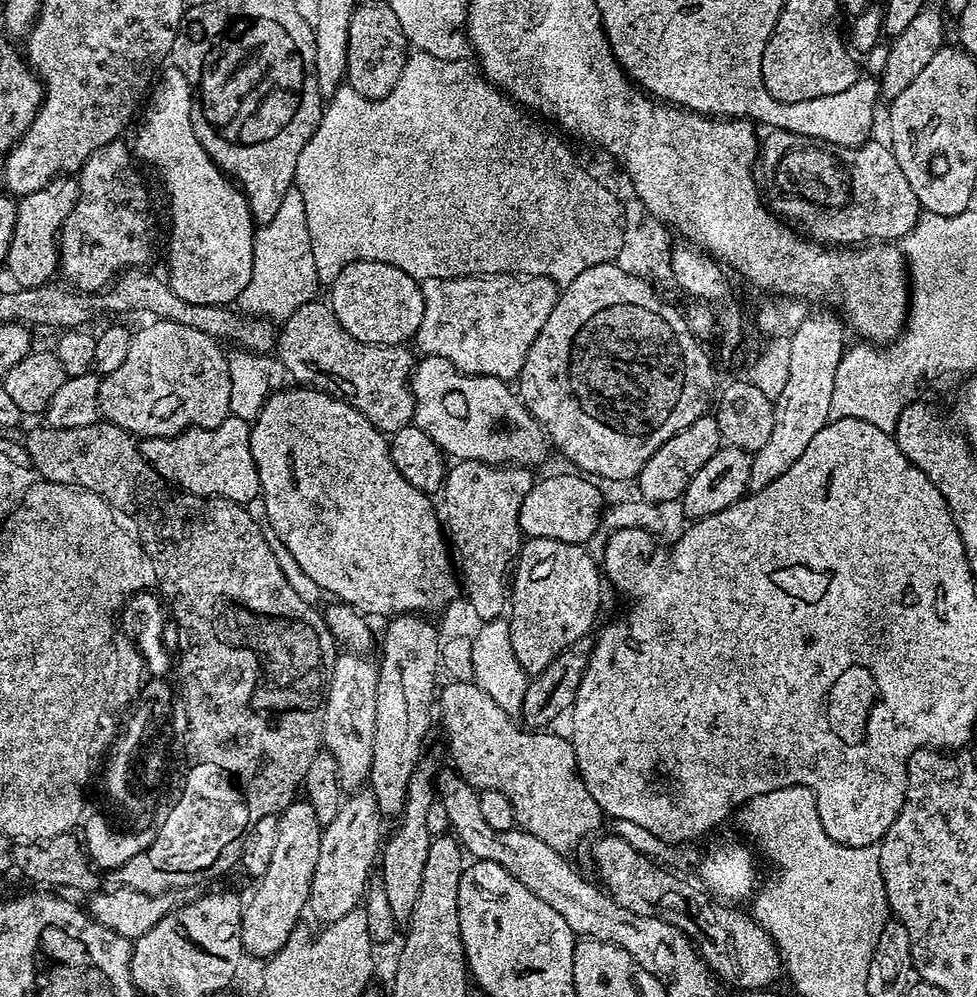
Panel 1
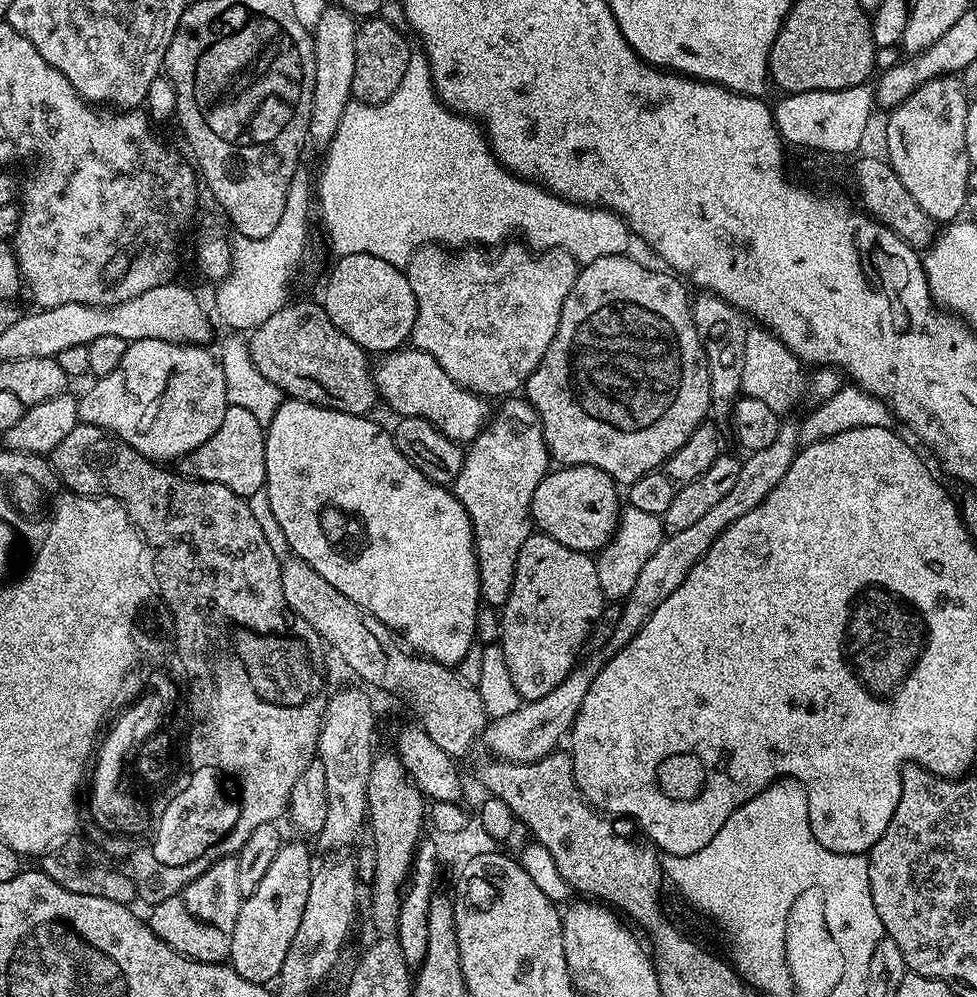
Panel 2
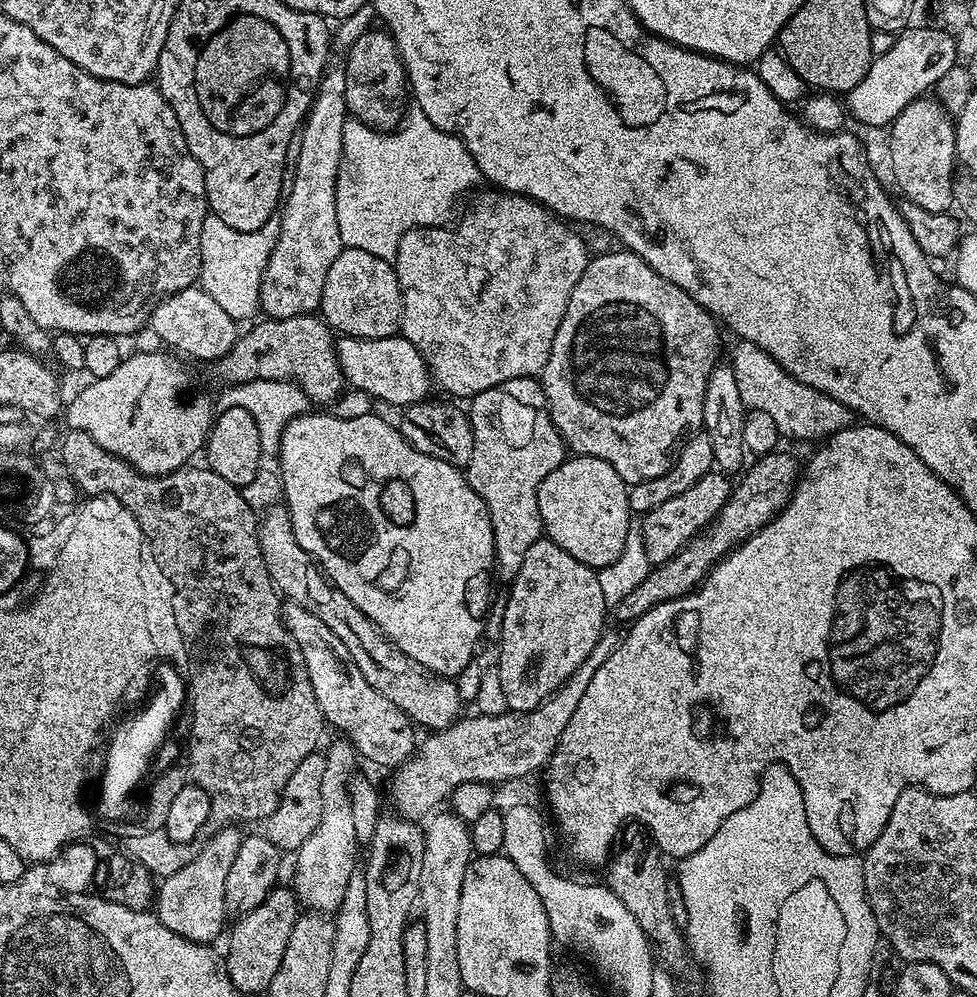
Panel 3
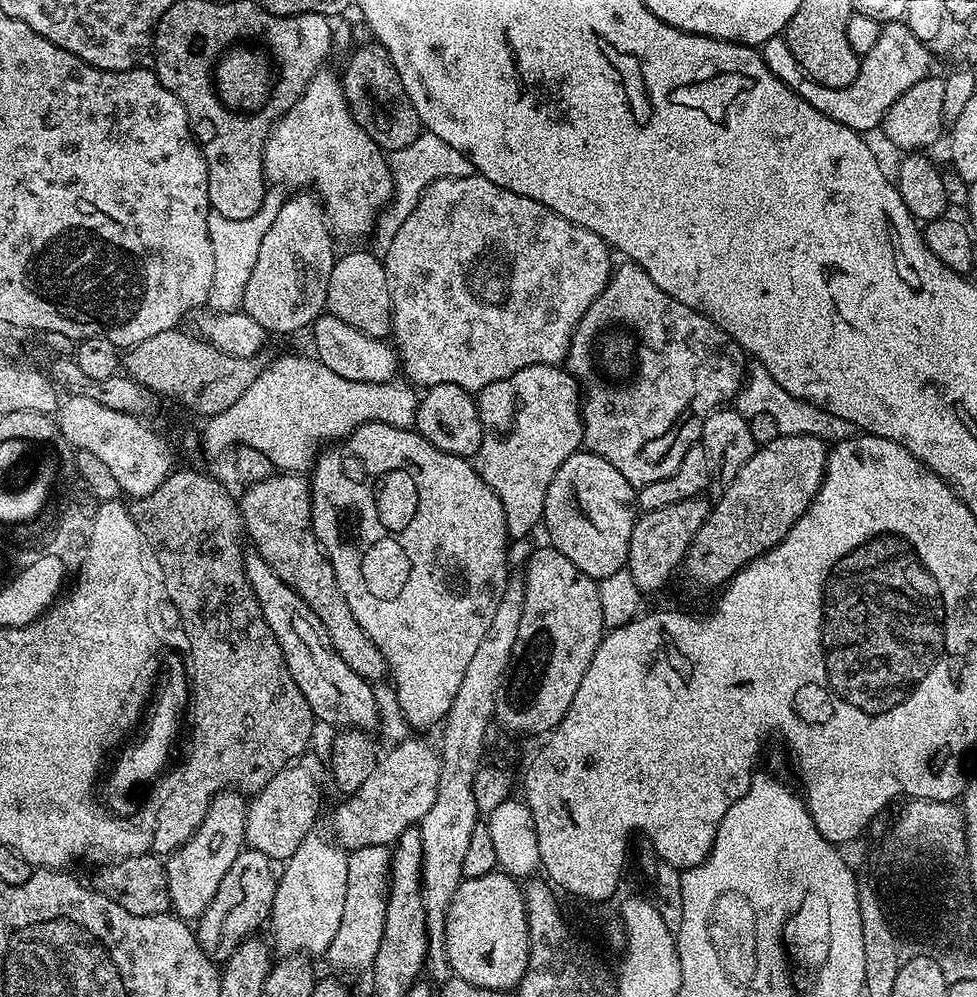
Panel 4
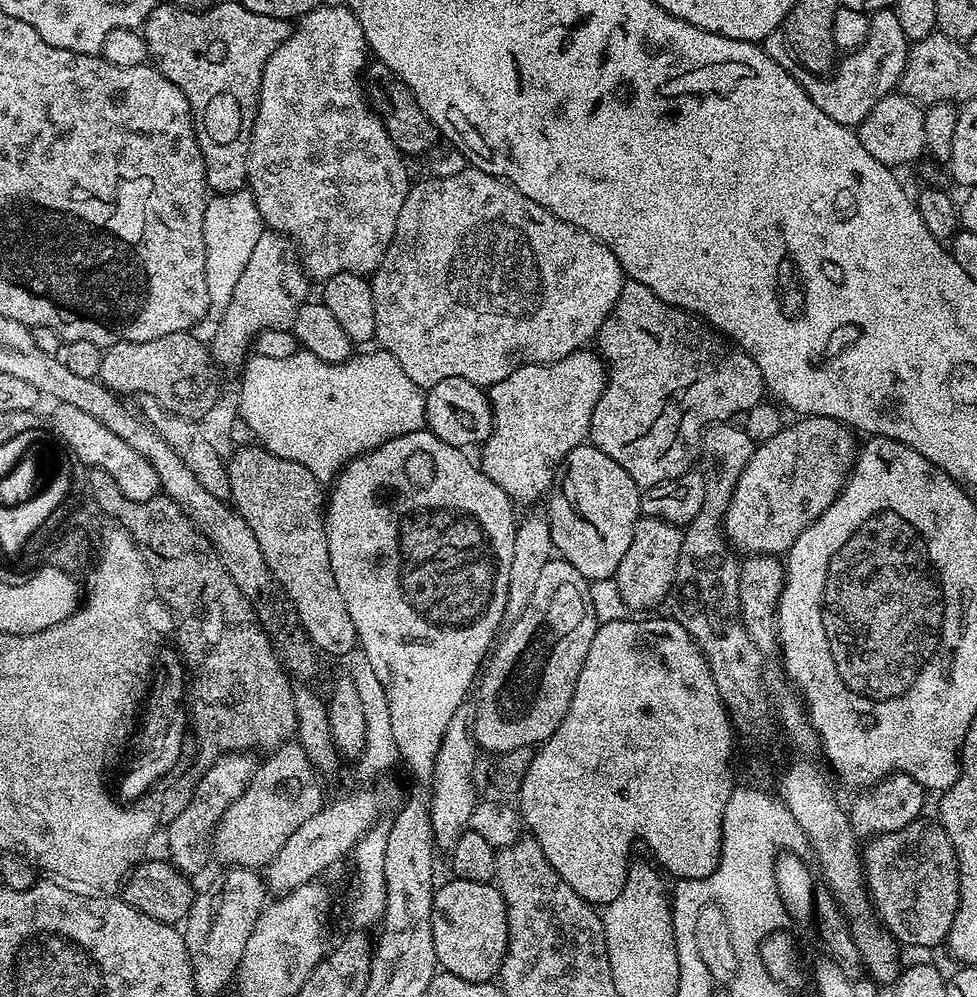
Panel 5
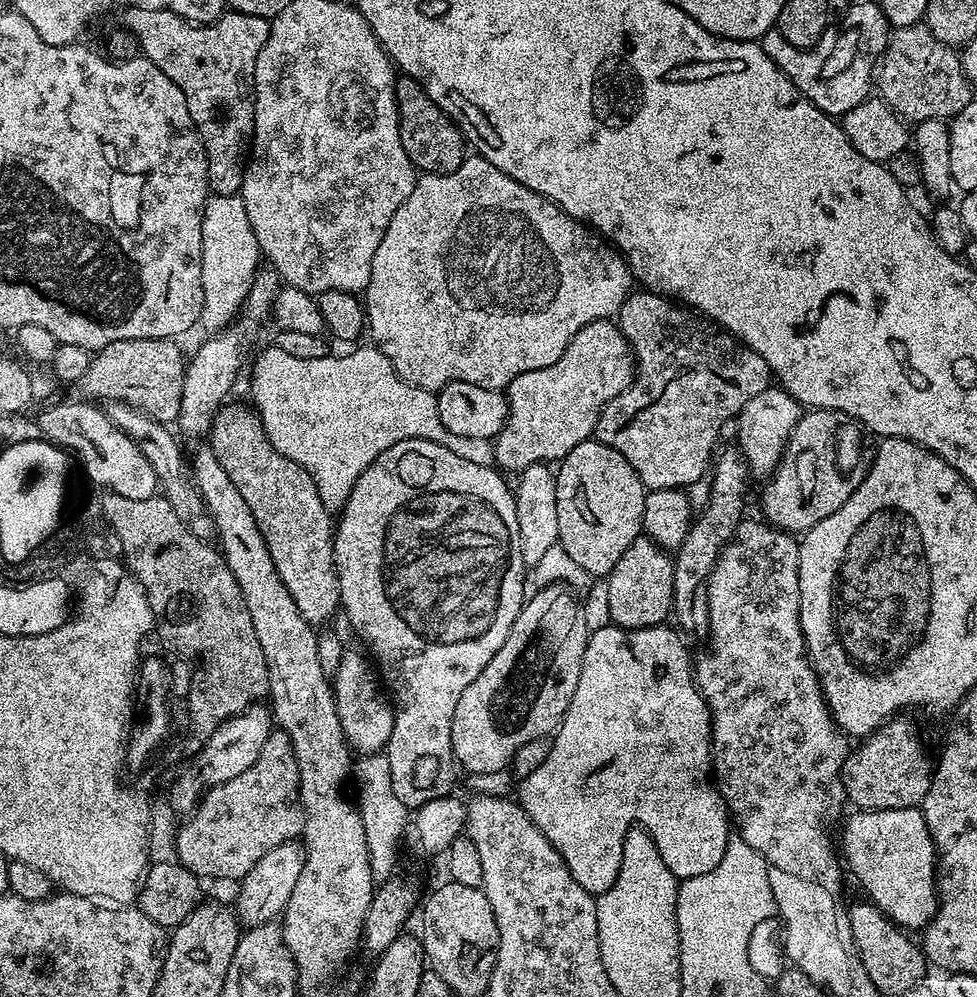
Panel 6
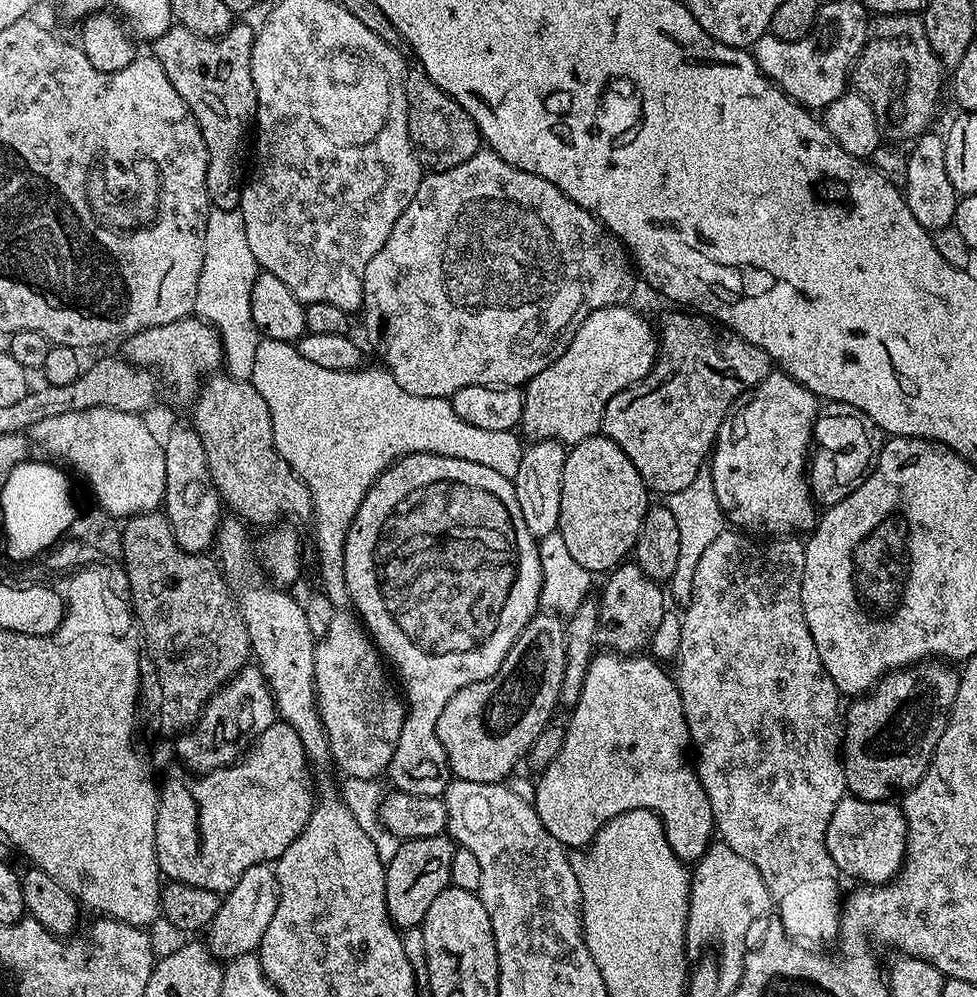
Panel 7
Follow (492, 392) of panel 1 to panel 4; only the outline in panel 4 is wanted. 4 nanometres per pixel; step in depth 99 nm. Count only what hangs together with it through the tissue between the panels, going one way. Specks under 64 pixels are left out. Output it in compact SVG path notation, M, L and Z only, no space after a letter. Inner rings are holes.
M331 314L319 316L310 329L312 344L316 347L315 359L322 366L334 370L338 378L350 378L350 382L386 382L396 380L402 368L402 361L393 345L387 339L375 340L354 326L346 326L342 318Z

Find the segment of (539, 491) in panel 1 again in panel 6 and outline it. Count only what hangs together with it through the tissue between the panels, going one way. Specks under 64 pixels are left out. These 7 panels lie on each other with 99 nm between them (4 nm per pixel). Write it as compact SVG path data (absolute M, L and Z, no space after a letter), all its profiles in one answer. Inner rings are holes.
M589 438L583 440L578 446L574 446L574 450L570 450L570 454L566 454L564 459L559 461L556 473L556 493L558 494L558 534L560 535L558 544L564 552L581 568L584 572L589 572L592 578L604 578L608 573L614 570L619 558L626 550L630 549L631 544L637 536L642 532L642 514L644 513L644 483L638 478L638 474L634 470L634 466L630 466L630 462L626 462L626 458L622 458L622 454L618 454L618 450L614 450L610 446L606 446L602 441Z

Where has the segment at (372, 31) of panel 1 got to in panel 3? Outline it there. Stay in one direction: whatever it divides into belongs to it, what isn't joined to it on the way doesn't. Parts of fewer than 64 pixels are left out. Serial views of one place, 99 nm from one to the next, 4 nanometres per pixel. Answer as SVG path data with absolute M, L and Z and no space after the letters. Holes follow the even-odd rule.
M379 31L362 33L353 42L352 49L348 52L348 64L346 63L344 68L346 74L346 106L355 119L361 120L364 124L369 124L379 132L391 132L400 127L406 115L406 109L409 107L407 104L410 104L410 89L408 76L404 73L404 63L394 38L389 36L387 31Z

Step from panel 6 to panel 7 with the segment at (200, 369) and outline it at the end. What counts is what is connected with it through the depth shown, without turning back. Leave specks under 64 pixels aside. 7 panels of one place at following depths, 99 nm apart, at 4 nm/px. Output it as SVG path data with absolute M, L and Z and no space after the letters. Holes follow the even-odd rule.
M184 424L174 425L168 437L165 435L162 440L166 458L166 490L162 511L168 517L174 538L182 550L207 553L215 545L216 534L220 531L222 497L214 486L202 438L198 438L195 428Z

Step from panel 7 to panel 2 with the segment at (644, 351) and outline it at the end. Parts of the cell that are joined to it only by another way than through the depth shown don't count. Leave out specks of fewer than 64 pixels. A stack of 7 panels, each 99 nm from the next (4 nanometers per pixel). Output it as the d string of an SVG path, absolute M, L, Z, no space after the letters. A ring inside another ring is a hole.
M508 398L467 445L464 465L454 481L458 502L472 523L472 541L480 575L480 598L496 610L503 609L514 586L516 555L522 542L533 535L532 499L538 482L550 471L542 422L524 398Z

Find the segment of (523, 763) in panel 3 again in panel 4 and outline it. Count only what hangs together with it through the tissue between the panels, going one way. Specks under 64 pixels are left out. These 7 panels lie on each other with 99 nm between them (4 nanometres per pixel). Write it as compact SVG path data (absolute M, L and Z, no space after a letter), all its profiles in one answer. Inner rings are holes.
M415 738L391 745L387 751L377 759L370 778L336 808L335 835L345 849L395 845L397 838L408 828L419 825L430 806L434 806L440 777L439 751Z

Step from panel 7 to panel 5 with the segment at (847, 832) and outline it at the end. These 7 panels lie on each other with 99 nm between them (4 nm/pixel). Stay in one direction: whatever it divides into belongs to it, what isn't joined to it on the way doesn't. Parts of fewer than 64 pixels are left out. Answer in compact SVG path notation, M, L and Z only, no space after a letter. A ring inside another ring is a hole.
M921 818L902 830L871 837L865 844L865 883L887 931L905 947L941 945L960 907L959 857L944 828L933 819Z

